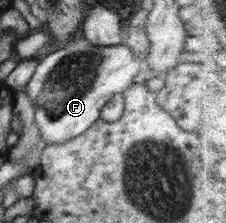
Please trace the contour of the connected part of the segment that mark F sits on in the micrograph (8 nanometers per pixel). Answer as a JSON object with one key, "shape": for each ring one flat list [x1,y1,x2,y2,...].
{"shape":[[81,28,77,30,75,37,65,47,43,58,37,63,35,72,27,82,29,97,35,104,35,121,42,140,48,146,63,144,81,134,84,134,98,119,105,103,113,98,120,98,125,89,133,83,133,78,141,70,148,69,148,52,135,54,126,43,117,46,93,46,82,36]]}

